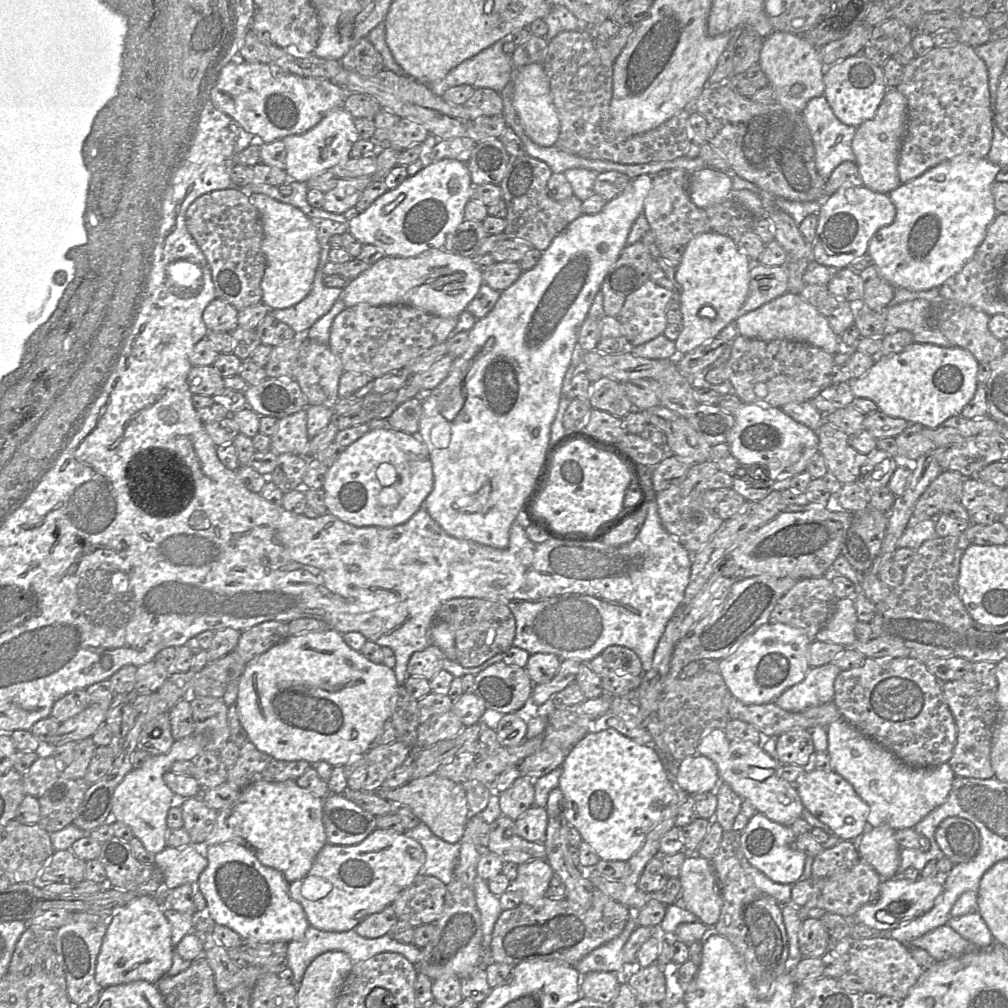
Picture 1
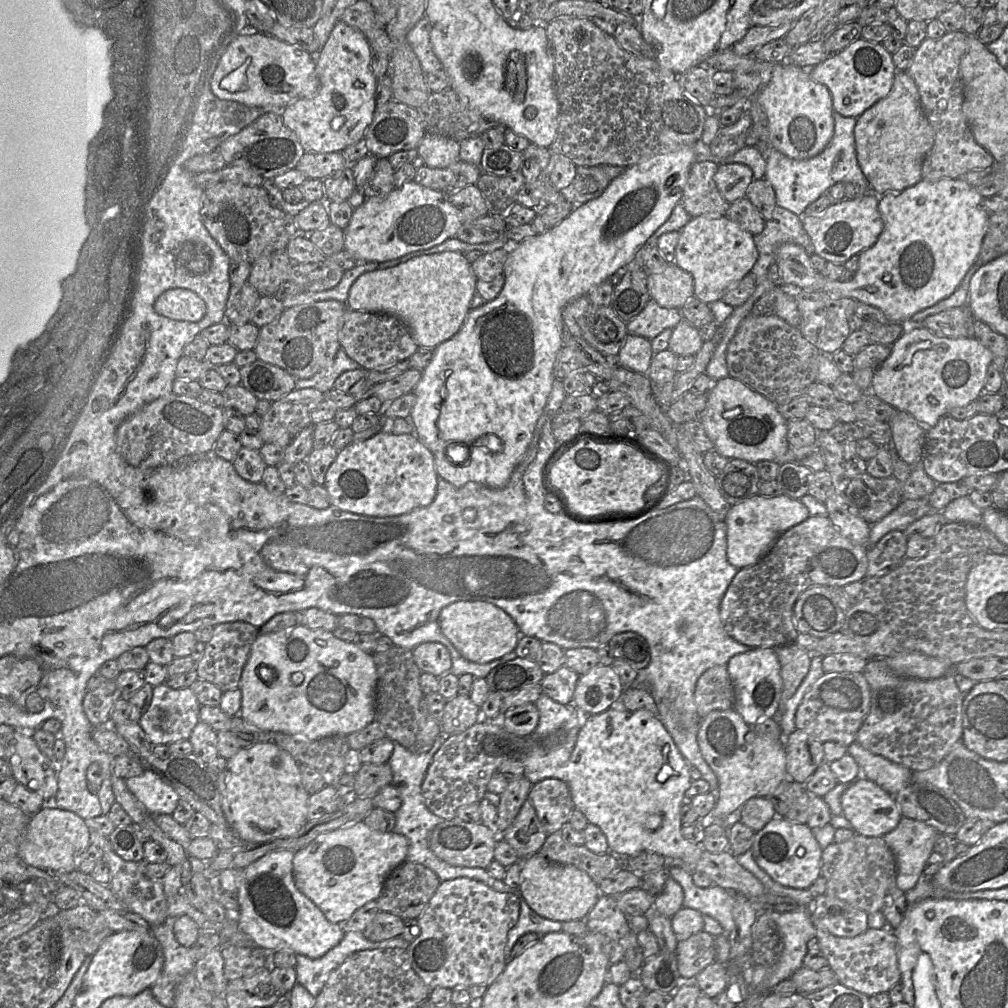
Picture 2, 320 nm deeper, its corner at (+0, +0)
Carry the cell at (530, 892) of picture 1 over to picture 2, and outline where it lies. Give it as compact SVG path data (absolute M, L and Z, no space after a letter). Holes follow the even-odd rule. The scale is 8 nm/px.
M540 853L522 860L519 891L528 906L539 916L559 922L585 918L601 895L598 885L589 875L573 865L549 861Z

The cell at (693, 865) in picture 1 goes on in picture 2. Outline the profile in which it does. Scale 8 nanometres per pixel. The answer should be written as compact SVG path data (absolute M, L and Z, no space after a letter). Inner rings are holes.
M618 700L605 712L587 717L567 763L567 784L575 808L602 830L610 850L628 856L651 851L665 858L677 858L686 864L696 864L704 850L702 842L692 843L681 834L680 811L686 802L685 792L692 782L688 763L657 717L646 709L628 711Z

